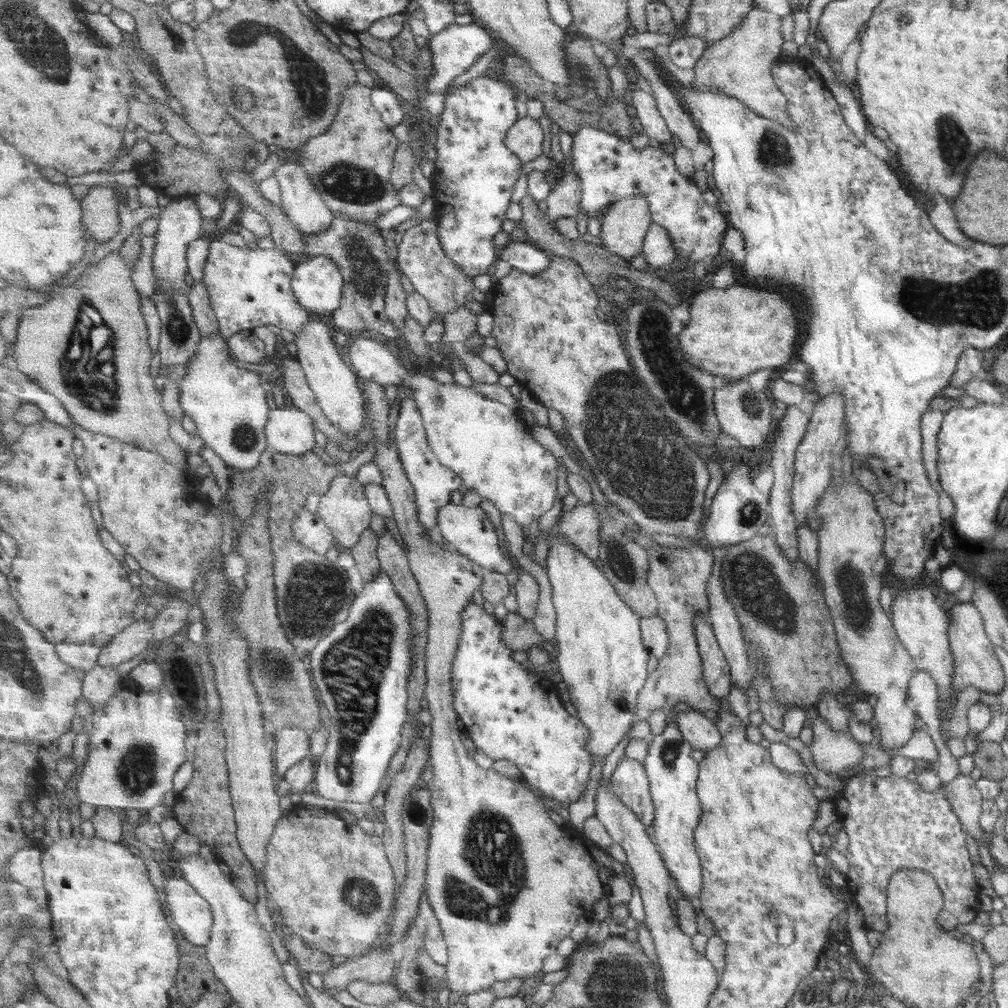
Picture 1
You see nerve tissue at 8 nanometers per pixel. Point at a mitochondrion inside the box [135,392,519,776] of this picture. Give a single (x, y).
(318, 596)

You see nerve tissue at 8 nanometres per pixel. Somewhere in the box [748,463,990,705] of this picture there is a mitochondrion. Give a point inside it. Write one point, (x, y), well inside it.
(856, 607)

